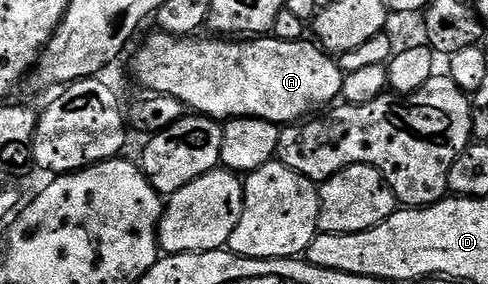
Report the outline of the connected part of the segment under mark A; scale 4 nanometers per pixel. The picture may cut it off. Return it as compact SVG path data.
M154 31L154 34L134 53L135 79L151 94L163 93L180 99L183 105L195 114L215 119L259 117L279 127L301 122L315 111L339 100L344 76L341 64L325 49L309 40L281 41L273 35L242 40L202 36L191 35L183 39L174 37L170 33Z

